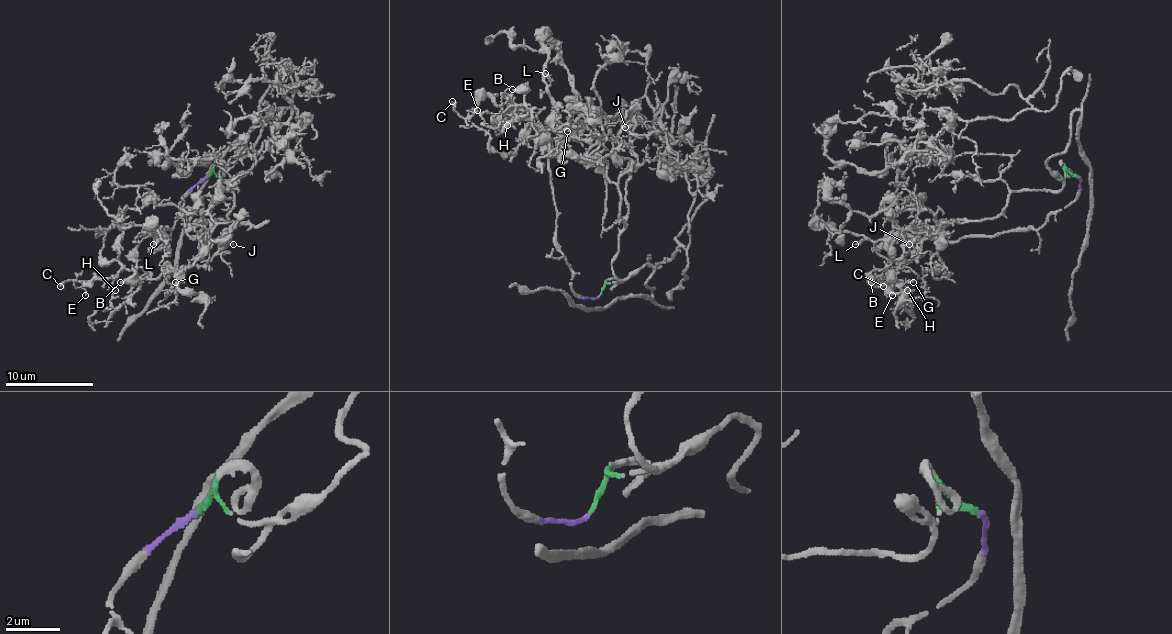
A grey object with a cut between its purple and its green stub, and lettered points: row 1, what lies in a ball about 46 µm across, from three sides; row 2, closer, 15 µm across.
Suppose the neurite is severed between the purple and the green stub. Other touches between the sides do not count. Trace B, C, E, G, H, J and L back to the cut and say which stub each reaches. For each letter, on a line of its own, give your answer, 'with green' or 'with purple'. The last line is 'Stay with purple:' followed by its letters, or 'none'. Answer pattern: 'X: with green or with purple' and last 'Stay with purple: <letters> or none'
B: with purple
C: with purple
E: with purple
G: with green
H: with purple
J: with green
L: with purple
Stay with purple: B, C, E, H, L

